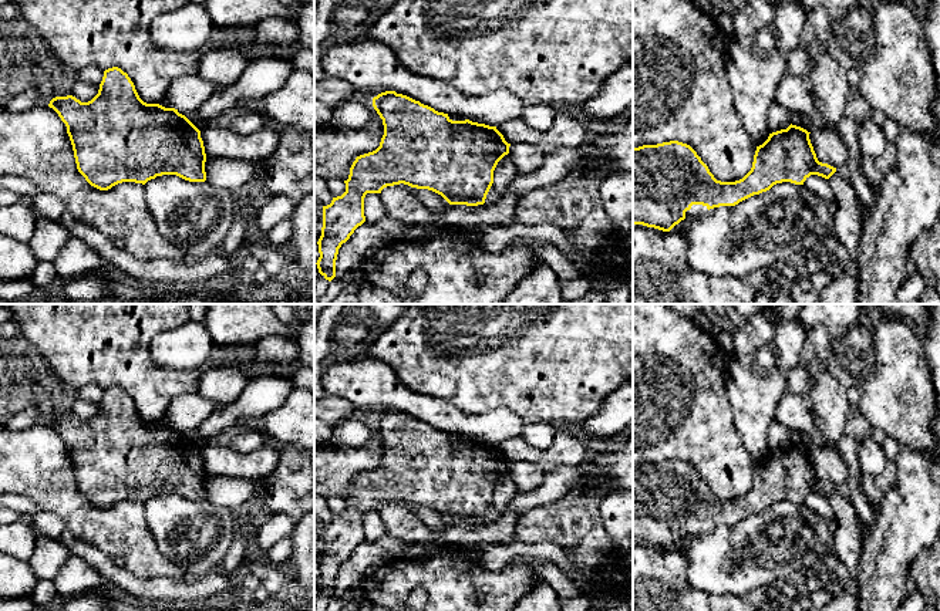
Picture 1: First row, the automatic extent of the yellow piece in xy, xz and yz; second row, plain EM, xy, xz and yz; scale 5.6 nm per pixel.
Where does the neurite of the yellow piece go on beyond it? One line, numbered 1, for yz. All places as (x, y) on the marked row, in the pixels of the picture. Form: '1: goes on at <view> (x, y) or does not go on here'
1: does not go on here

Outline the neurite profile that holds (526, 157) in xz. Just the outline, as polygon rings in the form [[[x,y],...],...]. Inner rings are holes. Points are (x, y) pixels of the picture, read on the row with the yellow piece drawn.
[[[528,142],[512,144],[509,146],[509,156],[518,172],[522,173],[538,169],[545,161],[539,146]]]

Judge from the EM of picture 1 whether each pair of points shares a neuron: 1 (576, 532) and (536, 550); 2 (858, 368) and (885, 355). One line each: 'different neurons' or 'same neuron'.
1: different neurons
2: different neurons

